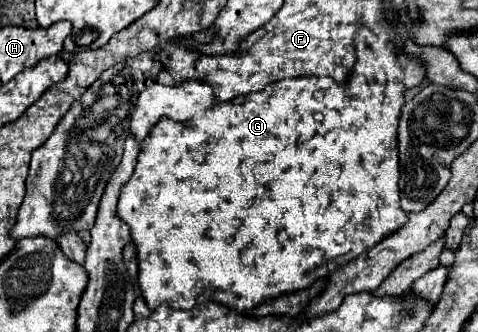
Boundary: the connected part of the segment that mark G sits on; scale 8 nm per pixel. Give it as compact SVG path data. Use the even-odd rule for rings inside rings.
M360 28L356 34L356 56L358 62L344 84L336 84L332 78L314 78L314 76L280 80L264 88L264 92L252 92L232 102L216 104L200 118L192 118L188 122L174 122L162 118L150 130L150 136L146 136L144 142L140 144L140 154L134 174L122 186L118 198L118 216L130 228L132 244L136 246L136 256L138 256L138 284L142 298L146 300L150 310L156 310L160 304L168 304L176 310L192 310L196 304L218 302L236 308L238 312L250 312L258 308L262 302L268 302L282 294L294 294L310 288L318 280L318 268L320 268L320 278L330 276L336 268L342 268L344 264L352 262L362 252L374 248L390 232L396 232L406 224L406 212L400 208L398 202L400 174L398 174L398 148L396 148L396 128L406 92L402 84L404 72L398 64L394 46L386 34L376 36L368 28ZM314 114L322 114L322 122L318 122Z

